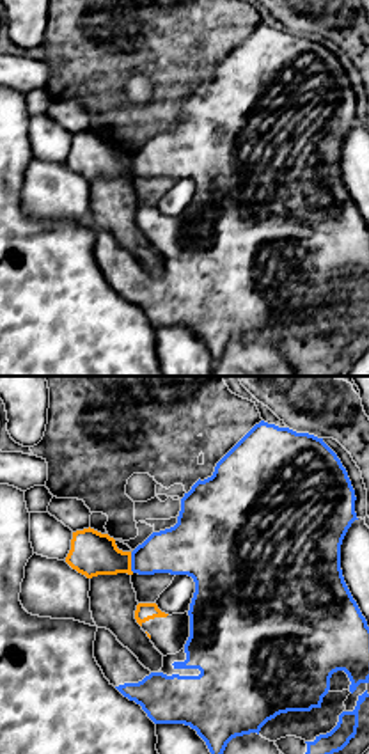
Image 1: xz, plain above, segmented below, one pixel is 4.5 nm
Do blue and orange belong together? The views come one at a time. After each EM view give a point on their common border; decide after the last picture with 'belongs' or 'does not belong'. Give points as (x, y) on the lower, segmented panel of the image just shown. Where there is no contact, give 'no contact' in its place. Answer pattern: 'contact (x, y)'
contact (132, 563)

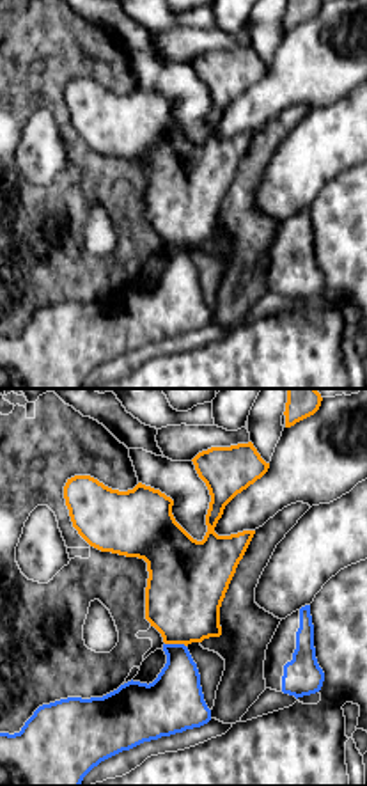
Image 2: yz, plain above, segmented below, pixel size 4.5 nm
contact (176, 644)

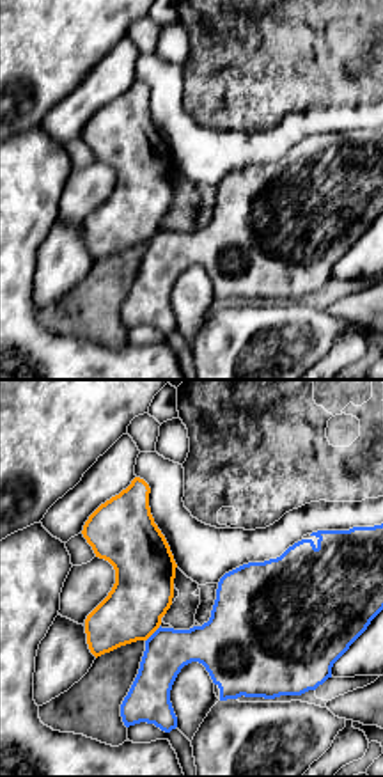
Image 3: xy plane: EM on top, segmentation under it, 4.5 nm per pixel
contact (153, 634)

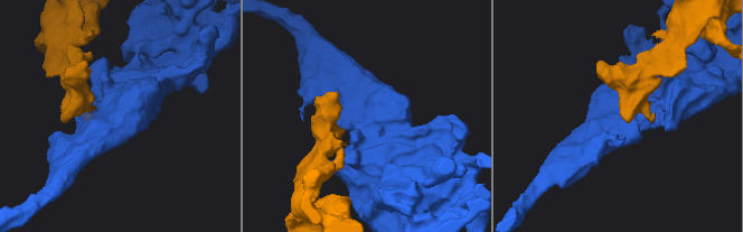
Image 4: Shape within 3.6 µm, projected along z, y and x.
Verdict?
belongs

